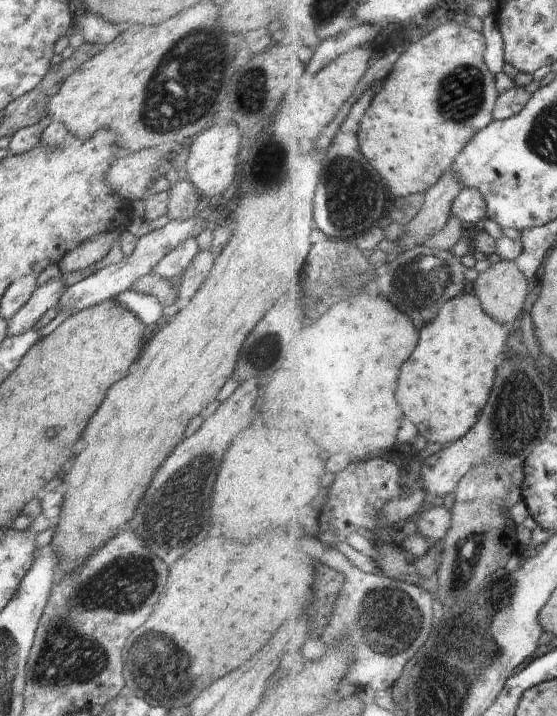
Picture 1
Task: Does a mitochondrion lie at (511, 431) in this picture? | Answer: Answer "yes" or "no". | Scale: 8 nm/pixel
yes

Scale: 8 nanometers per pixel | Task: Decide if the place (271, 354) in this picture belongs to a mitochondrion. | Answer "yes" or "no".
no

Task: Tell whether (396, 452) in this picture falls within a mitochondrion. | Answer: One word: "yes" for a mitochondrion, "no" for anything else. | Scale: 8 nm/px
no

